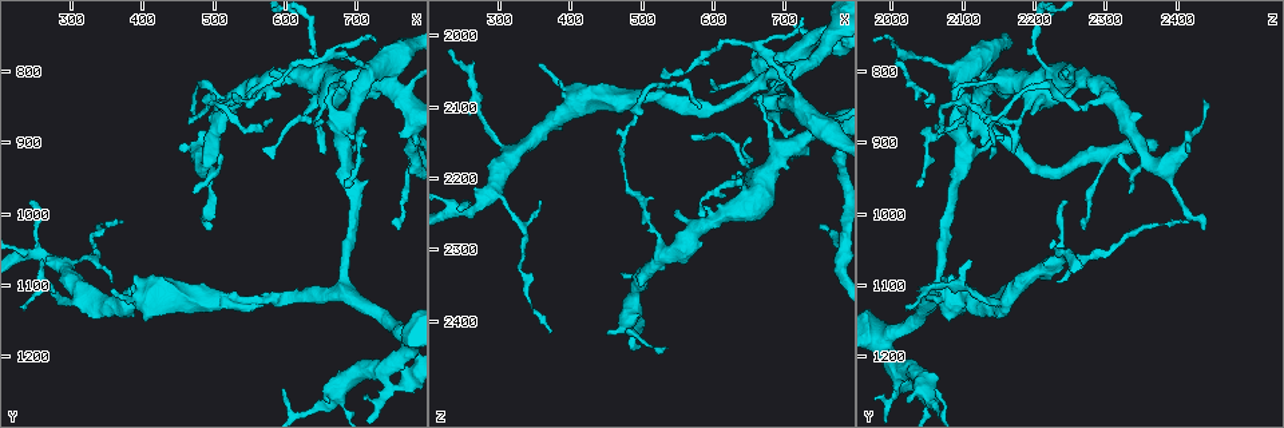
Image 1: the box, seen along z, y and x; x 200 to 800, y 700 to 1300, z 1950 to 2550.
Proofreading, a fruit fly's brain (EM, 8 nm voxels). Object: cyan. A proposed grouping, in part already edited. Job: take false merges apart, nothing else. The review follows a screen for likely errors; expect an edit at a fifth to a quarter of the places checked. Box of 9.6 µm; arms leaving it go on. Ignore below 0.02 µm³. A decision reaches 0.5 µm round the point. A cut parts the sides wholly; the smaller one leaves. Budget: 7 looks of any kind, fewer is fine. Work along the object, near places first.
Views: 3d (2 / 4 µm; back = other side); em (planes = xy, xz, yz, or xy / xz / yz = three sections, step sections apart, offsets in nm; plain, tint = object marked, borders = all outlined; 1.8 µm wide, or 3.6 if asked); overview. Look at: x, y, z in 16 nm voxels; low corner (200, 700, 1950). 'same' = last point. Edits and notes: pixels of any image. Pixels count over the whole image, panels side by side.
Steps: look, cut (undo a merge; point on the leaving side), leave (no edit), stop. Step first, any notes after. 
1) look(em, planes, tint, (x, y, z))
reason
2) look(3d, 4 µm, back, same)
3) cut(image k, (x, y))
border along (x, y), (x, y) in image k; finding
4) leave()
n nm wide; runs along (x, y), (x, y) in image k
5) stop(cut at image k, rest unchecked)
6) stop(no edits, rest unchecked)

look(em, planes, plain, (710, 795, 2075))
sudden change in width

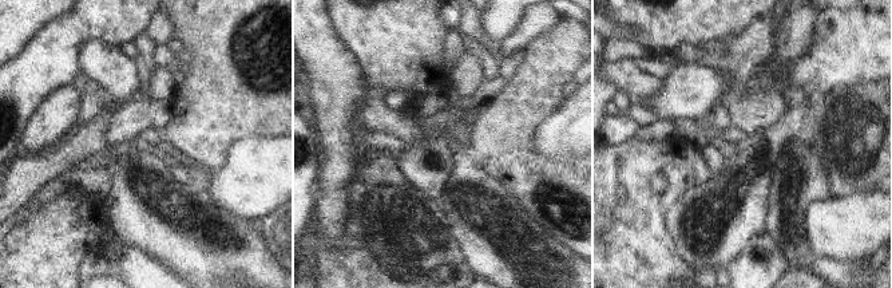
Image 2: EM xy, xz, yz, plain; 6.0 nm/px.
look(em, planes, tint, same)

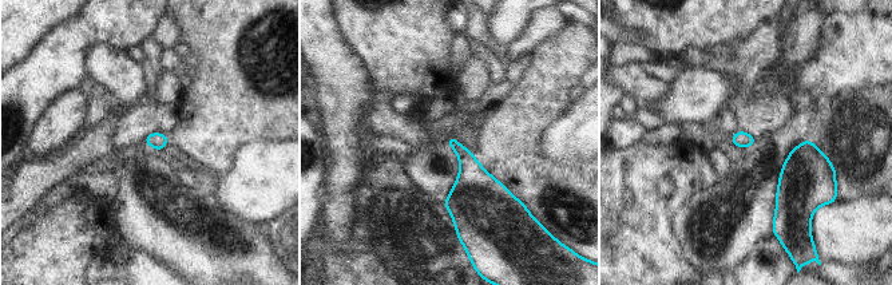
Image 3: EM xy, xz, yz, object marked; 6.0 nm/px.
leave()
continuous, no second neuron

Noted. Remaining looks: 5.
look(em, yz, step 8, borders, (530, 835, 2305))
a fork

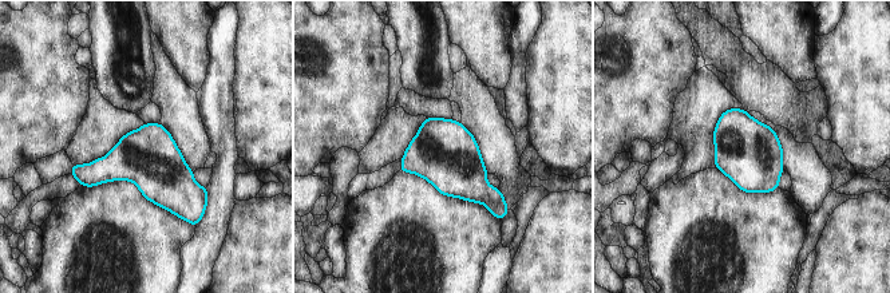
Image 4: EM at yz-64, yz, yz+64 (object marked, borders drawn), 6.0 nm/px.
leave()
continuous, no second neuron

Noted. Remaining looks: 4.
look(3d, 4 µm, (480, 1125, 2085))
thick turns thin

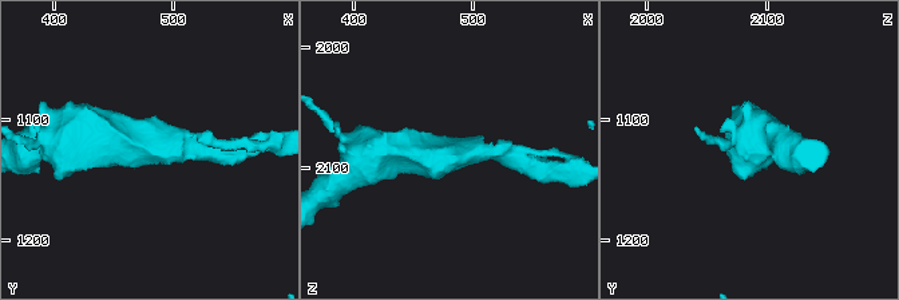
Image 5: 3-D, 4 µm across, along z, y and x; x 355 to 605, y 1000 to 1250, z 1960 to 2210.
look(em, planes, tint, (482, 1120, 2090))
arms of 200, 550 nm

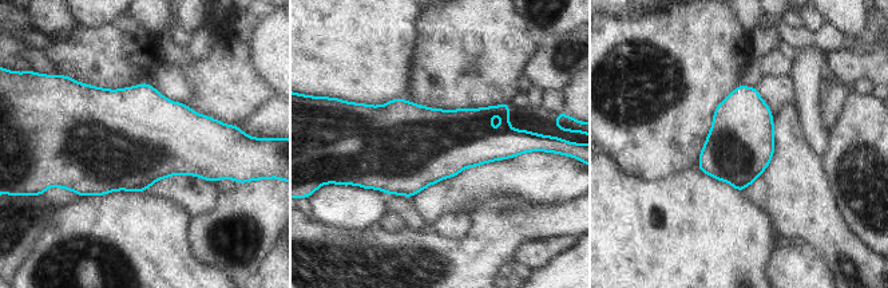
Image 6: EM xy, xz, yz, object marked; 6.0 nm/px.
leave()
all the same neuron

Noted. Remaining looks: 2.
stop(no edits, rest unchecked)

